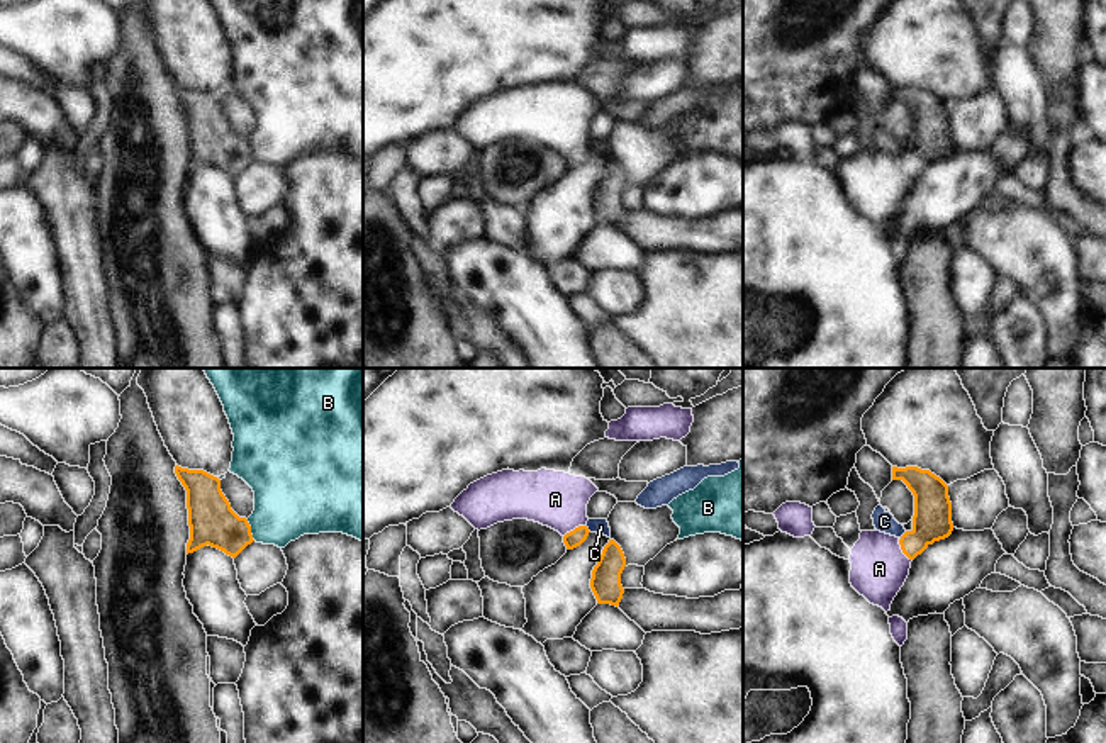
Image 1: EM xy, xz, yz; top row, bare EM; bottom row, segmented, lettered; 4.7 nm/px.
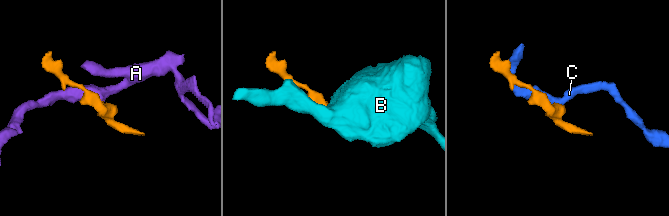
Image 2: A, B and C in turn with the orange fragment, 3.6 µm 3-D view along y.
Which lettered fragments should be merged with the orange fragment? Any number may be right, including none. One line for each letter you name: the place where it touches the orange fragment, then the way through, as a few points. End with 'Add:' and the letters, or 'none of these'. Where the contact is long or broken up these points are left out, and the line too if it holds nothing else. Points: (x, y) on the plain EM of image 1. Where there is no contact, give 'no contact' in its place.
A: meets orange in xz at (575, 148); runs through xz (579, 155), (575, 148), (555, 119)
Add: A

